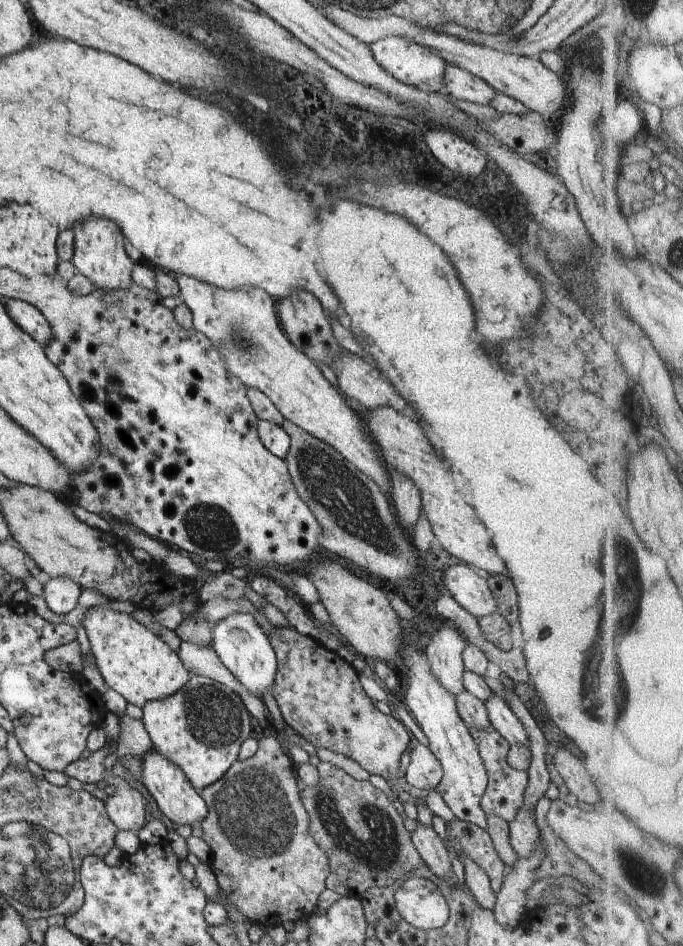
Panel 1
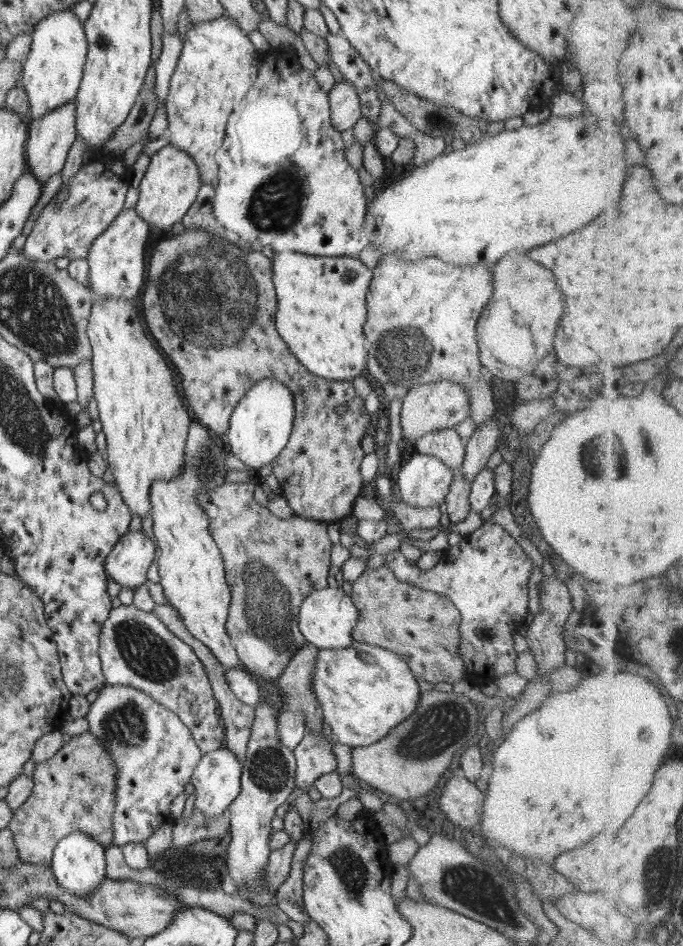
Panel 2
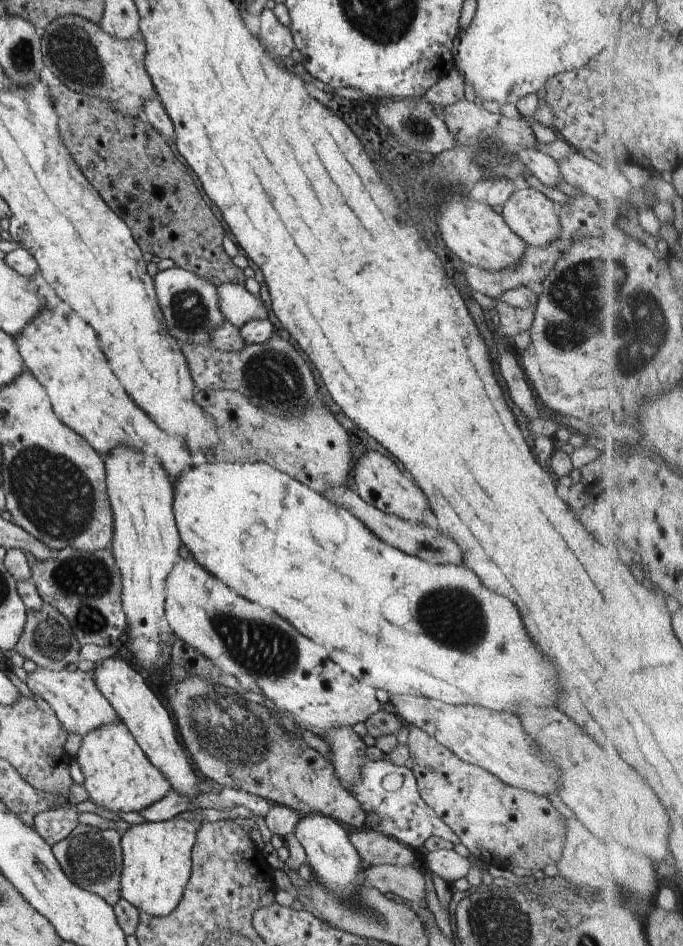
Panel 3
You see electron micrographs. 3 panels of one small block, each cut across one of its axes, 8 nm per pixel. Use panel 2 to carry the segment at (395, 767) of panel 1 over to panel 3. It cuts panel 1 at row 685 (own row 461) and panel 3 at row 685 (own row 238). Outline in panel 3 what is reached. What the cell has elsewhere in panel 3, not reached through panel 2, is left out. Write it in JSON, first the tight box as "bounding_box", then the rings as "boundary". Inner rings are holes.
{"bounding_box":[164,675,367,828],"boundary":[[[188,675],[179,682],[172,678],[164,690],[164,696],[168,698],[168,704],[174,712],[179,734],[194,760],[194,766],[204,776],[212,778],[214,783],[244,789],[271,803],[290,807],[300,816],[320,813],[352,828],[367,824],[360,802],[339,783],[332,763],[307,745],[299,734],[291,734],[281,726],[274,711],[268,710],[263,703],[247,702],[234,689],[198,675]]]}

